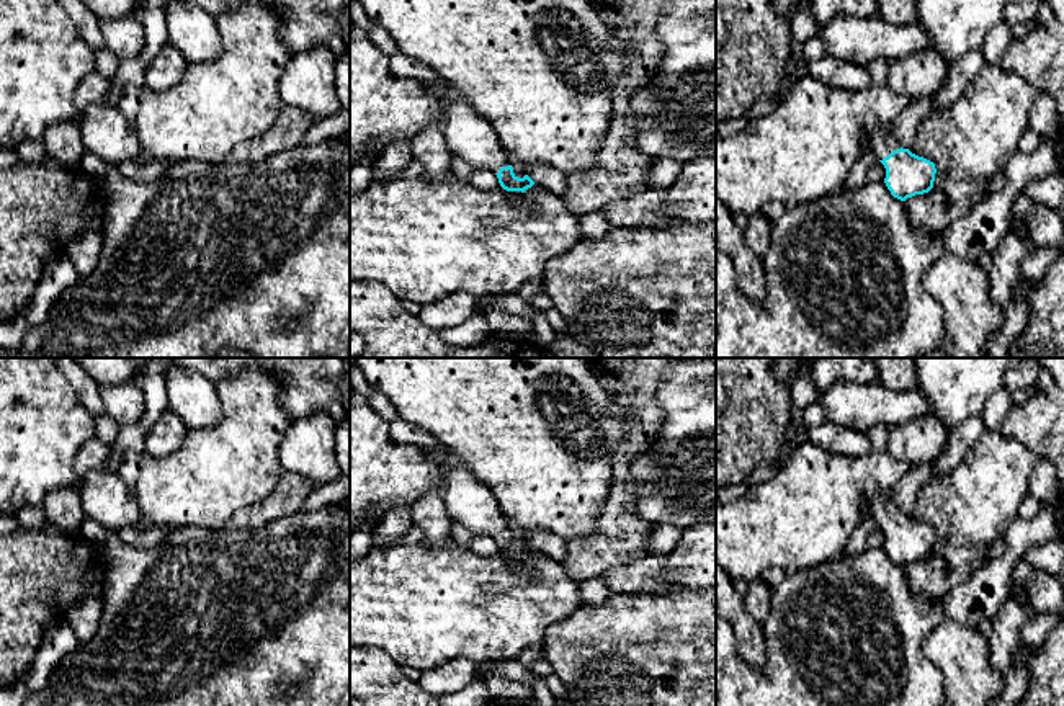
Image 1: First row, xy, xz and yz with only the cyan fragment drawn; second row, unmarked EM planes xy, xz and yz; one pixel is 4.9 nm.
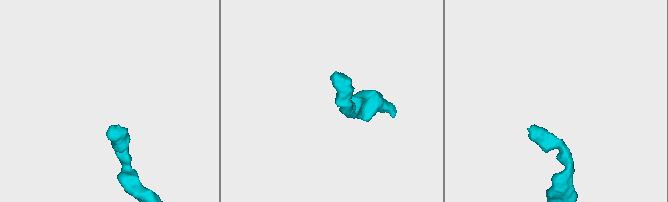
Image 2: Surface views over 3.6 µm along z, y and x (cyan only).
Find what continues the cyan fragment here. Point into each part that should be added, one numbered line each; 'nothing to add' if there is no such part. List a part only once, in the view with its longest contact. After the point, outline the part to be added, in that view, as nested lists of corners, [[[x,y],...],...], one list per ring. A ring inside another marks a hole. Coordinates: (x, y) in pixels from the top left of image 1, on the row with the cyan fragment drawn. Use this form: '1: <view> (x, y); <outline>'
1: yz (881, 142); [[[884,124],[881,129],[874,131],[868,142],[868,152],[876,155],[879,160],[897,149],[901,149],[901,144],[892,136],[889,124]]]

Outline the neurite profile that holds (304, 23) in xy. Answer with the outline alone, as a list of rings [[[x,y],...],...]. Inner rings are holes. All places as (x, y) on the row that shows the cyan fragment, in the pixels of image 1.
[[[260,0],[279,20],[279,34],[294,52],[327,46],[337,57],[350,49],[342,20],[345,0]]]

